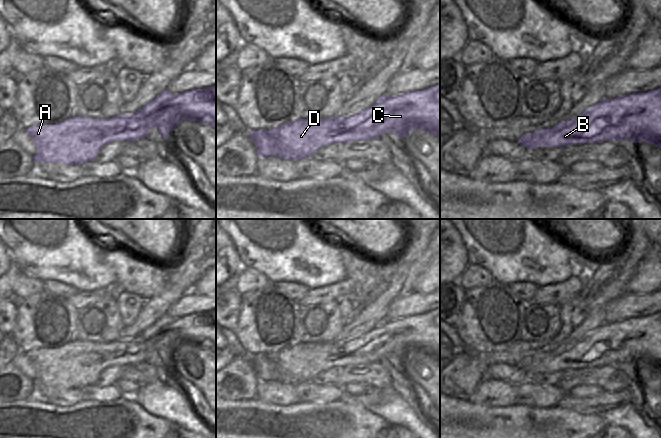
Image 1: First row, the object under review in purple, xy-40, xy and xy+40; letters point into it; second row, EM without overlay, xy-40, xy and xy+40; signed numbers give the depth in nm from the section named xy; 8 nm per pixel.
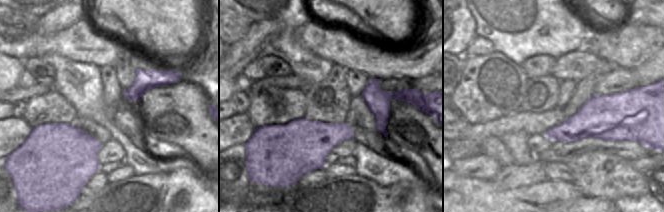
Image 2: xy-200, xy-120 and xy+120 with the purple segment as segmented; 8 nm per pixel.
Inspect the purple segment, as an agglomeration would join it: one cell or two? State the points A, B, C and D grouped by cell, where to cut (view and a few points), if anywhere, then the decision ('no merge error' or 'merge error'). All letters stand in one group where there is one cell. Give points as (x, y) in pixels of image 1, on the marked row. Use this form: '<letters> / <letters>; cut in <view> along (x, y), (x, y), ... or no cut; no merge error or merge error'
A B C D; no cut; no merge error

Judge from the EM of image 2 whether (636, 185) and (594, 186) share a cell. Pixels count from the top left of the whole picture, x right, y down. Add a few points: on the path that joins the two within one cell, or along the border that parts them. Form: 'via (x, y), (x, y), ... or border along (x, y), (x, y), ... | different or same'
via (626, 185), (604, 186) | same

